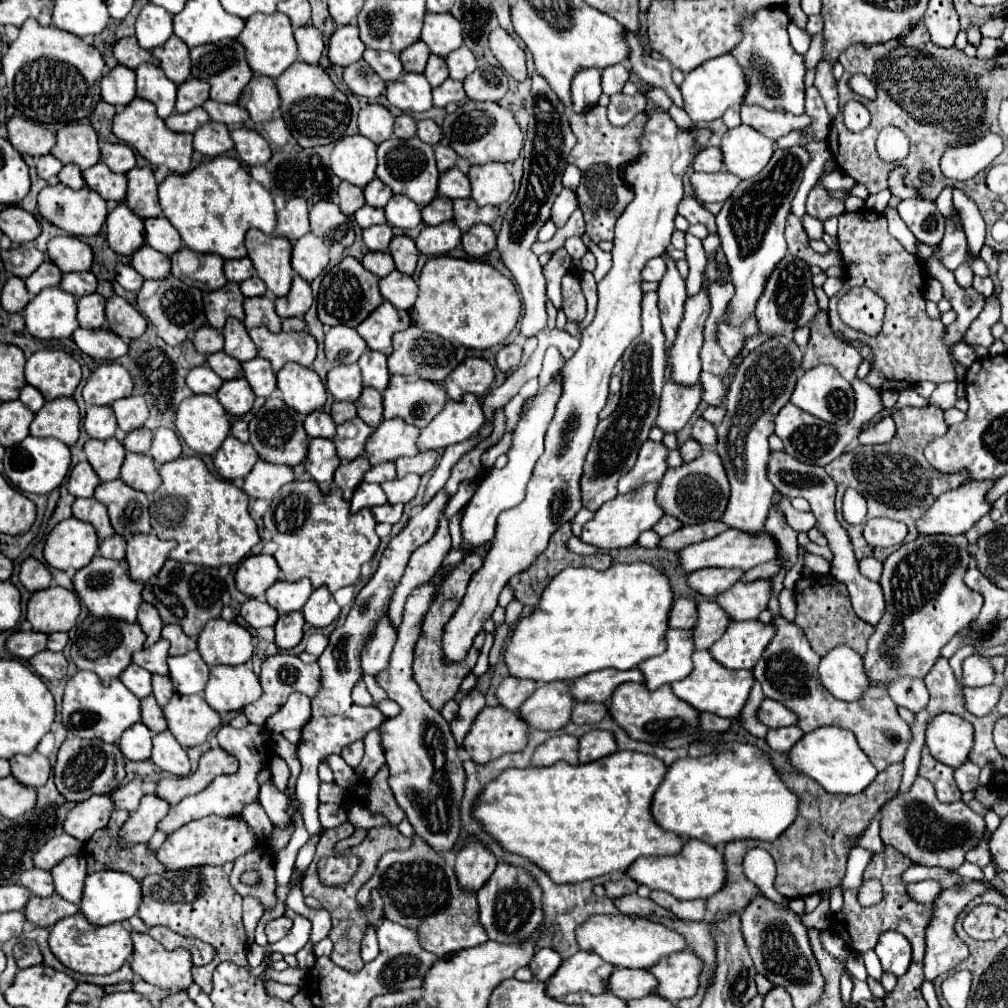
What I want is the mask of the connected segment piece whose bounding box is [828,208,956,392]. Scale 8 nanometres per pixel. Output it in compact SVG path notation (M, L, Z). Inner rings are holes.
M872 210L844 212L838 218L838 244L850 276L846 276L846 290L852 286L870 286L878 296L886 302L886 318L880 330L880 340L870 340L864 332L856 332L848 328L837 312L839 297L829 299L829 324L832 330L844 332L852 340L862 340L874 350L874 366L866 376L866 382L878 392L884 390L906 390L914 388L922 380L930 382L948 382L956 378L954 364L950 362L948 348L940 342L944 334L944 324L940 320L932 320L924 310L924 268L920 268L918 260L904 250L904 246L890 236L886 226L886 216ZM886 254L886 262L880 256Z

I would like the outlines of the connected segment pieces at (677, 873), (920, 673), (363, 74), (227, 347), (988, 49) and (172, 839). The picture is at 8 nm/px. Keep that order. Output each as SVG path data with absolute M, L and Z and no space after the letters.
M688 840L678 856L642 856L630 866L626 874L638 880L638 884L646 884L650 890L668 892L678 900L706 900L726 886L724 854L702 840Z
M932 534L918 536L914 542L902 544L884 560L880 586L886 598L886 612L882 624L876 626L874 636L868 640L868 652L864 654L866 672L874 682L888 684L904 676L924 680L924 676L932 670L934 662L940 658L940 650L950 642L950 638L960 630L968 628L972 620L976 620L982 610L982 594L970 590L964 584L964 574L968 570L970 558L972 556L968 552L966 536Z
M358 60L344 68L346 86L364 98L378 98L384 92L386 82L366 64L366 60Z
M230 318L226 322L226 326L222 328L222 334L224 334L224 352L228 356L236 358L238 362L248 362L248 360L256 358L256 348L248 336L244 322Z
M982 38L982 42L978 44L978 58L992 58L996 56L1000 50L1004 50L1004 44L1000 40L992 40L992 38Z
M238 814L206 816L170 834L168 840L158 848L156 856L168 870L180 870L180 868L192 868L202 864L220 866L224 862L234 862L238 856L248 854L252 848L254 848L254 830L248 826L246 820L242 820L242 816Z

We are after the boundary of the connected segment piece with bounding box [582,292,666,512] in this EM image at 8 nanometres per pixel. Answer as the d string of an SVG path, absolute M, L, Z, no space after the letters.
M646 292L641 301L642 334L630 348L624 352L624 374L622 374L622 398L618 408L606 418L600 420L594 436L594 444L586 458L586 468L582 474L582 504L596 512L604 502L612 500L618 490L618 478L624 476L636 462L638 448L644 440L648 440L648 432L656 422L660 408L660 394L664 386L664 366L666 366L666 350L664 350L664 332L660 320L660 312L656 306L656 292Z

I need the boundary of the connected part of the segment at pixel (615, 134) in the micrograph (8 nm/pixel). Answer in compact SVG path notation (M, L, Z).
M594 106L588 112L582 114L572 114L570 116L570 128L576 136L576 146L572 148L568 162L576 164L582 170L582 180L578 186L578 200L580 208L584 212L586 220L586 206L596 212L594 224L586 224L586 234L590 236L592 242L602 242L602 240L614 240L614 224L622 210L632 202L634 194L626 194L624 180L620 178L620 168L628 162L638 160L640 156L640 138L644 134L644 126L648 122L648 114L642 112L638 114L630 124L618 128L608 124L606 108Z

